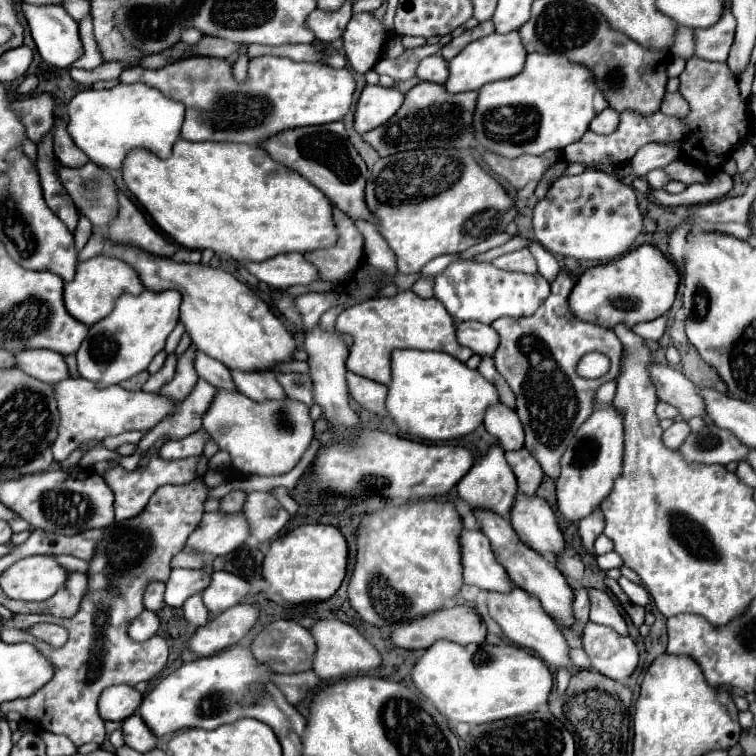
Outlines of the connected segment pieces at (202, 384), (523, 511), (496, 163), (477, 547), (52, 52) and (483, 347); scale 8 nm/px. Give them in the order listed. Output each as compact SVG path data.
M200 378L192 388L192 392L182 402L176 404L174 414L170 414L166 420L156 424L154 430L150 430L146 438L138 442L134 454L144 454L160 436L170 436L172 440L174 438L178 440L198 432L202 428L202 414L208 410L214 394L216 394L214 386Z
M518 492L510 510L510 524L520 540L540 554L558 554L564 548L556 516L540 496Z
M550 150L542 156L518 156L518 158L504 158L500 154L494 152L484 152L482 160L490 166L490 170L498 176L502 176L510 186L514 188L524 188L528 182L532 180L540 180L544 170L550 168L552 164L556 164L562 158L560 152Z
M464 528L460 532L460 552L466 584L474 584L482 590L494 592L510 590L510 578L494 558L494 552L490 550L490 540L480 530Z
M20 2L20 10L28 22L30 34L36 42L36 48L42 56L44 62L56 66L56 68L68 68L74 60L78 60L82 56L82 42L78 36L78 24L76 20L62 8L62 6L54 6L54 4L28 4L28 2Z
M460 322L456 324L456 338L462 346L468 346L470 350L474 350L474 354L482 356L492 356L494 350L498 348L498 334L492 326L482 324L482 322Z

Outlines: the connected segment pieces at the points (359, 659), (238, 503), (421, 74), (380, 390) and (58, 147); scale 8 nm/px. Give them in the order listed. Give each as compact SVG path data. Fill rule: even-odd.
M316 620L310 626L310 632L316 642L312 672L320 680L330 682L330 680L338 680L338 678L346 678L346 676L356 676L356 674L364 674L364 672L380 666L378 650L350 624L344 624L340 620Z
M234 490L230 494L226 494L222 500L220 500L220 512L224 514L236 514L238 510L242 510L242 502L246 500L246 492L242 490Z
M440 54L428 56L420 62L416 76L420 80L430 80L430 82L446 82L448 78L448 60L444 60Z
M354 372L346 374L348 392L350 396L366 410L374 414L386 414L386 386L378 384L374 380L368 380L364 376L358 376Z
M56 120L54 152L56 152L58 162L66 168L80 168L88 162L86 154L82 154L82 150L78 150L78 146L74 146L72 138L66 134L66 126L60 120Z

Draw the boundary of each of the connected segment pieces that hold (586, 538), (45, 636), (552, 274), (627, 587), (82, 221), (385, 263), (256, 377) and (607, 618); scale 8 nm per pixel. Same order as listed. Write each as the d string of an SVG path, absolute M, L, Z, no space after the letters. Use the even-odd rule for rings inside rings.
M596 510L594 514L582 518L580 524L578 524L578 532L580 532L580 536L582 536L582 542L584 542L586 550L588 550L592 556L596 556L596 554L594 554L594 540L602 534L602 530L604 530L602 510Z
M36 624L30 628L30 632L36 638L42 638L44 642L50 642L50 646L64 646L68 638L68 630L56 624Z
M530 240L530 242L528 242L528 250L534 254L534 258L536 258L536 262L538 262L538 272L540 272L548 282L552 282L552 280L556 278L556 274L560 272L560 266L558 266L556 258L554 258L548 250L544 250L536 240Z
M620 578L618 580L618 584L620 584L620 588L628 594L628 598L634 602L634 604L638 604L638 606L646 606L648 602L650 602L650 596L648 596L648 592L642 588L642 586L638 586L638 584L634 584L634 582L630 582L628 578Z
M78 211L78 213L79 213L79 221L73 235L77 252L80 252L82 248L86 245L91 235L92 224L80 211Z
M354 220L354 224L360 230L360 234L364 236L366 262L372 264L374 268L388 272L388 274L396 274L396 256L388 248L386 240L378 234L378 228L366 220Z
M230 370L230 374L232 374L236 388L256 402L284 398L282 388L278 386L276 374L272 370L254 370L254 372Z
M596 588L588 590L590 594L590 620L596 624L604 624L614 628L618 634L628 634L626 622L622 618L622 614L618 612L616 604L612 602L612 598Z

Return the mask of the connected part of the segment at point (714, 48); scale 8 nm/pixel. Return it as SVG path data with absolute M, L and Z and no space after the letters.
M724 6L724 12L714 26L694 30L694 56L714 62L726 62L734 40L734 26L736 22L730 12L730 6Z

